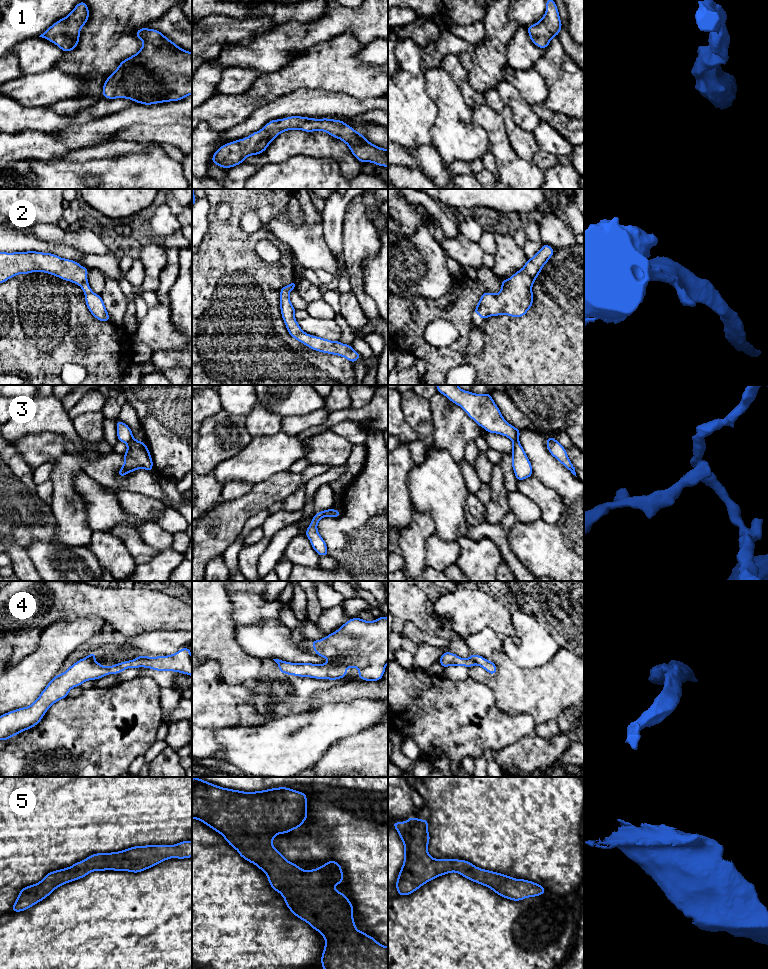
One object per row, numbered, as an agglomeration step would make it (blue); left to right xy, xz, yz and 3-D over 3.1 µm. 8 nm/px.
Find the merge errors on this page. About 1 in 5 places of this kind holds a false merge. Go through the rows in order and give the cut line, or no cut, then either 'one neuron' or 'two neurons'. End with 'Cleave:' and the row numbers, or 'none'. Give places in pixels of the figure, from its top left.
1: no cut; one neuron
2: no cut; one neuron
3: cut in xy along (133, 438), (127, 443); two neurons
4: no cut; one neuron
5: no cut; one neuron
Cleave: 3

